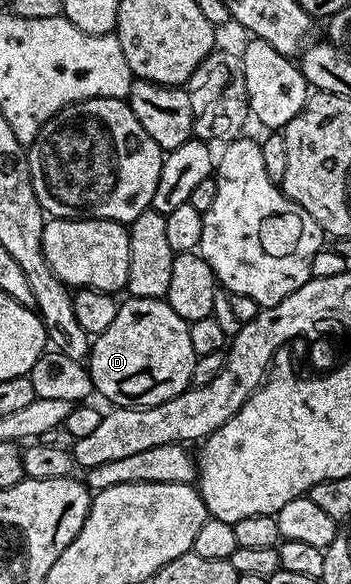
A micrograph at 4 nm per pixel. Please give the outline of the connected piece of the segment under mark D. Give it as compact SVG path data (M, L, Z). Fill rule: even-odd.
M131 297L125 298L125 303L121 302L116 309L114 321L110 321L110 326L107 327L102 334L95 336L91 340L86 366L92 385L97 396L101 395L104 399L109 399L112 402L113 408L118 407L153 407L154 405L162 405L166 401L170 401L174 397L178 397L182 392L188 390L192 382L192 374L194 373L194 365L197 361L197 356L194 353L194 345L190 345L190 329L187 321L182 317L178 317L178 313L174 313L174 309L170 309L170 305L164 299L134 299Z

